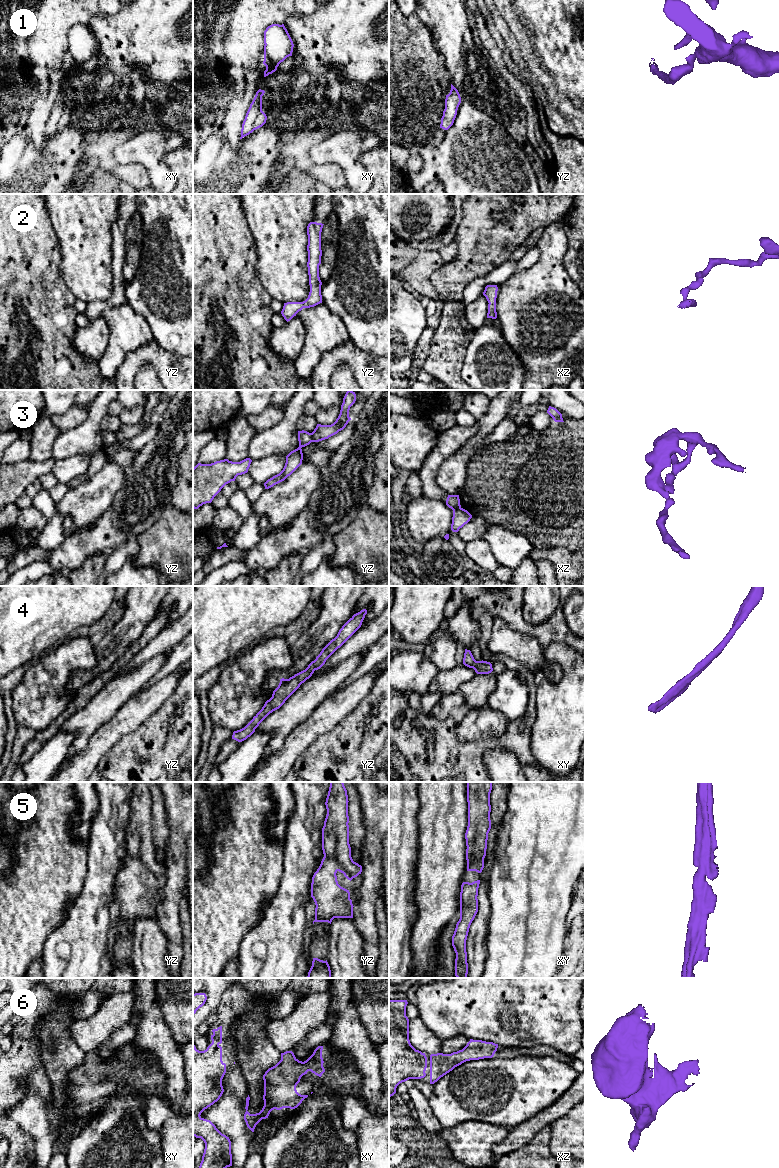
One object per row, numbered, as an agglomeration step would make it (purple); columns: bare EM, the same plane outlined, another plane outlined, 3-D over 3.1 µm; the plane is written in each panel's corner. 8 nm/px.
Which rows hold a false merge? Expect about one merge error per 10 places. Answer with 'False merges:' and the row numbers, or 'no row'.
False merges: 3

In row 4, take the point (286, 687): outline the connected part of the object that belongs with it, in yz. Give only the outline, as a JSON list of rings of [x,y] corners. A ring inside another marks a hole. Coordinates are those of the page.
[[[366,609],[354,614],[342,626],[337,636],[322,649],[316,659],[312,661],[305,670],[295,674],[289,679],[280,679],[280,683],[273,691],[272,697],[265,702],[262,709],[244,728],[233,732],[232,739],[242,742],[250,737],[255,732],[255,729],[259,726],[259,724],[270,713],[279,709],[300,687],[300,685],[309,679],[315,670],[320,669],[325,664],[326,660],[361,627],[366,614]]]

